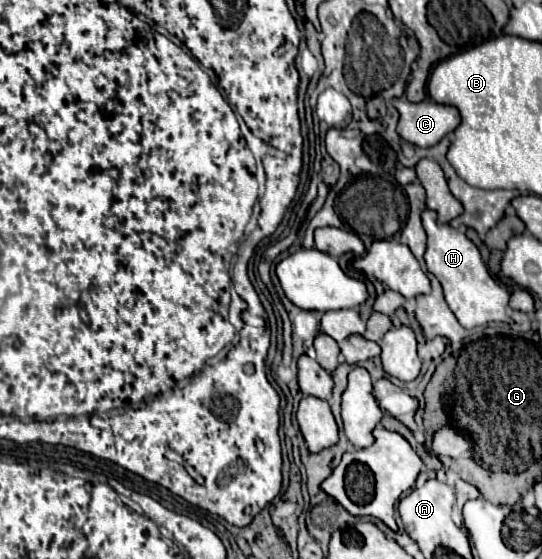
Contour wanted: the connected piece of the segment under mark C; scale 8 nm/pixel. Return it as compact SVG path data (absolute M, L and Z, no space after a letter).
M394 98L394 108L400 112L400 120L398 120L398 134L414 144L414 146L422 146L422 148L430 148L430 146L436 146L446 134L454 132L460 124L460 114L454 106L444 106L444 104L438 104L434 100L424 100L424 102L410 102L408 98Z

